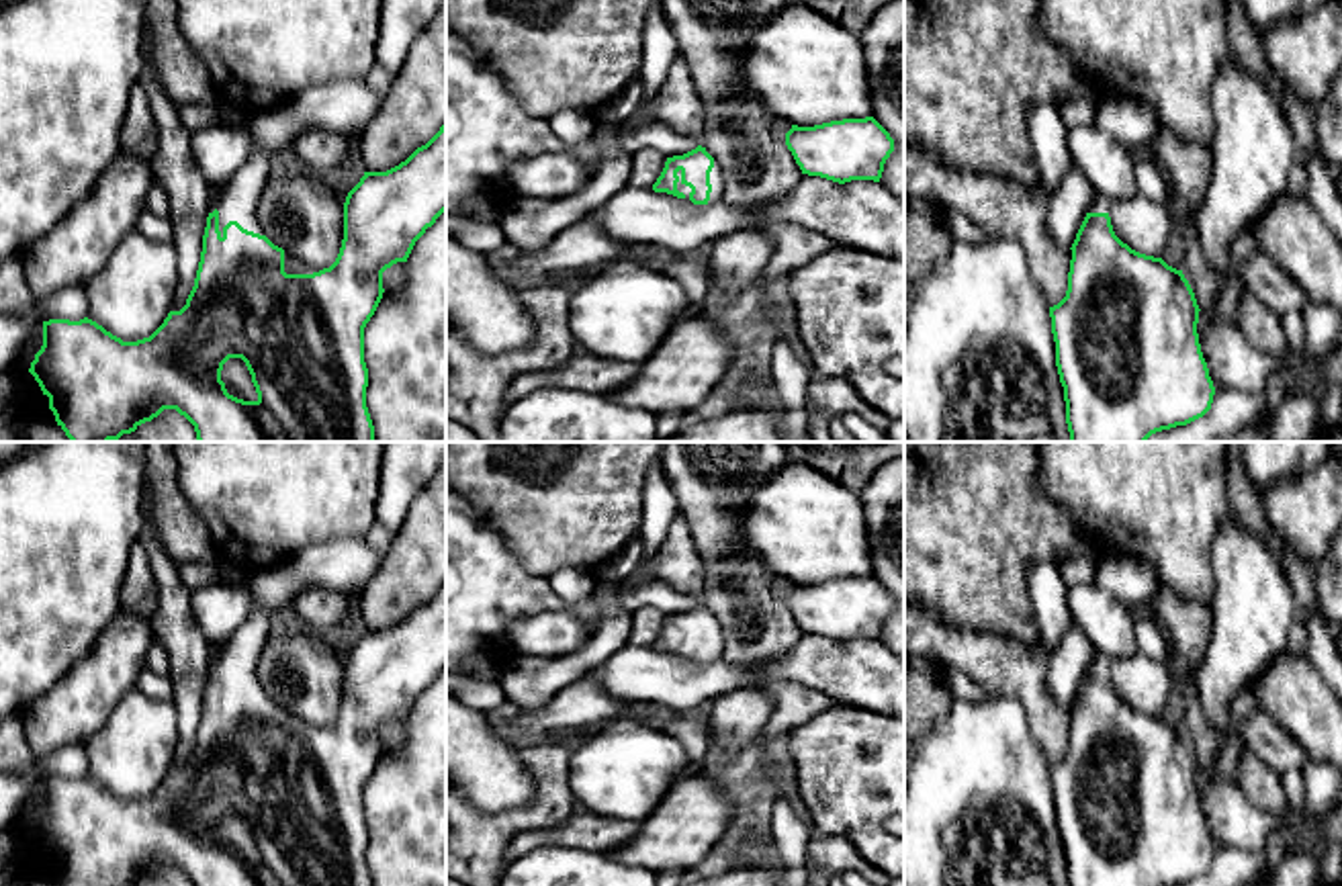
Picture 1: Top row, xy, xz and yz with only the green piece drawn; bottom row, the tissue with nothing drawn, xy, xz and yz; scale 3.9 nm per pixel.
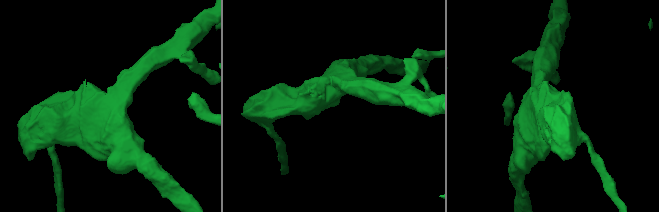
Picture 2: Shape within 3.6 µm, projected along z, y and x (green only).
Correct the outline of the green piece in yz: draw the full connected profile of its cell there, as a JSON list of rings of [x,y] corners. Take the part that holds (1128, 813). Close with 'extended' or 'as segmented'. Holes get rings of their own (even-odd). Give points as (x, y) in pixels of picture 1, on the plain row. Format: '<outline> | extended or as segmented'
[[[1094,651],[1072,702],[1066,755],[1049,765],[1056,825],[1064,845],[1068,886],[1176,886],[1203,876],[1215,845],[1201,810],[1199,763],[1182,728],[1162,716],[1146,714],[1123,702],[1111,683],[1111,659]]] | extended

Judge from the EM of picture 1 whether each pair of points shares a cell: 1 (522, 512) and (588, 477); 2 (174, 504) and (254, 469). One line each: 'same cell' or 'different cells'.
1: same cell
2: different cells

